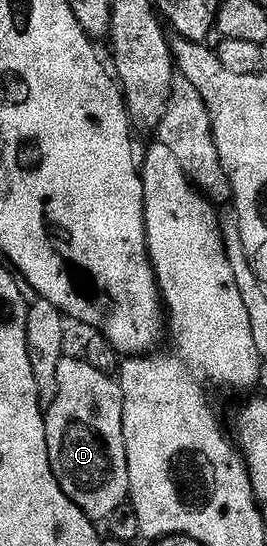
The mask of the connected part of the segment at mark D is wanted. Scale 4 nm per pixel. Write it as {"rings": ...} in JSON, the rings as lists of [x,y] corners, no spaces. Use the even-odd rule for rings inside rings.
{"rings":[[[72,354],[62,356],[59,362],[59,370],[57,371],[57,393],[55,394],[55,402],[51,402],[47,406],[45,413],[45,429],[47,430],[47,450],[51,458],[51,466],[55,478],[59,482],[59,486],[67,494],[67,498],[71,498],[71,502],[78,504],[84,512],[89,515],[90,520],[94,522],[108,521],[109,517],[114,514],[117,507],[129,500],[129,475],[127,474],[127,446],[123,438],[123,394],[121,393],[121,385],[108,372],[100,372],[95,370],[95,366],[91,366],[84,358],[77,360]]]}

